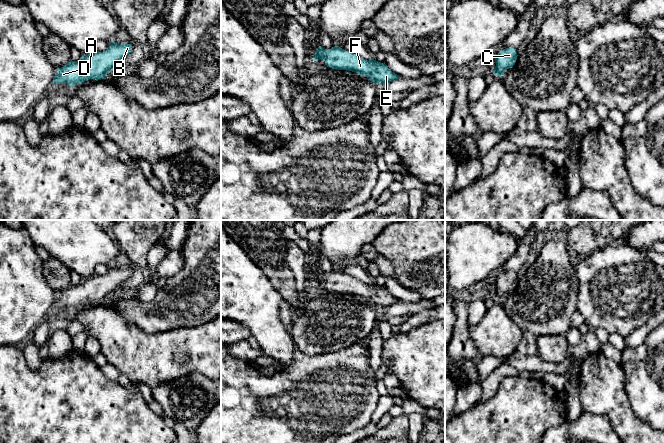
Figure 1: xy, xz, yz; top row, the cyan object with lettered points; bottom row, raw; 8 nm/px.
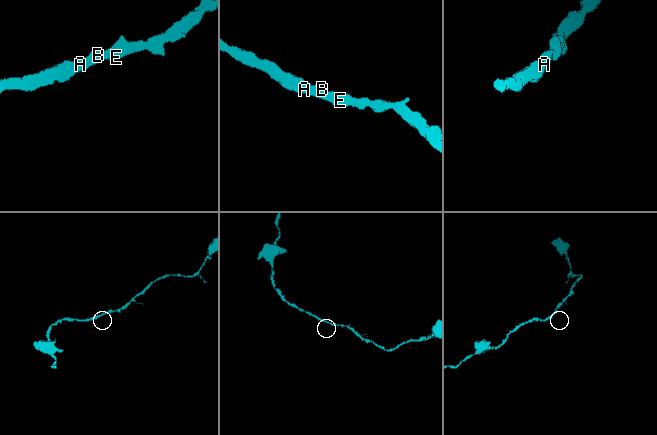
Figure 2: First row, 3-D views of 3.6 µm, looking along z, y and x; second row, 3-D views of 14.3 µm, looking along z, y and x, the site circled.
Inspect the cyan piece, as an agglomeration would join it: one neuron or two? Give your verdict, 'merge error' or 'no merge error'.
no merge error

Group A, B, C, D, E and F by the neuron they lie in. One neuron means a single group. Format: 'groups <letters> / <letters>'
groups A B C D E F

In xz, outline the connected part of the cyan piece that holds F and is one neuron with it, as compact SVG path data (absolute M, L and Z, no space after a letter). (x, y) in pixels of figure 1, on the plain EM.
M337 269L330 274L319 270L313 278L313 284L314 286L324 284L325 289L332 293L356 296L376 308L385 309L400 302L385 287L378 286L374 282L364 283Z

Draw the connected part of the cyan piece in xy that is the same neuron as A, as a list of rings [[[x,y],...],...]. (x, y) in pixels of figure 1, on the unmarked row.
[[[112,266],[106,275],[82,279],[79,284],[71,284],[65,290],[57,292],[52,307],[74,311],[89,303],[104,303],[110,295],[120,293],[120,285],[131,275],[132,268]]]

